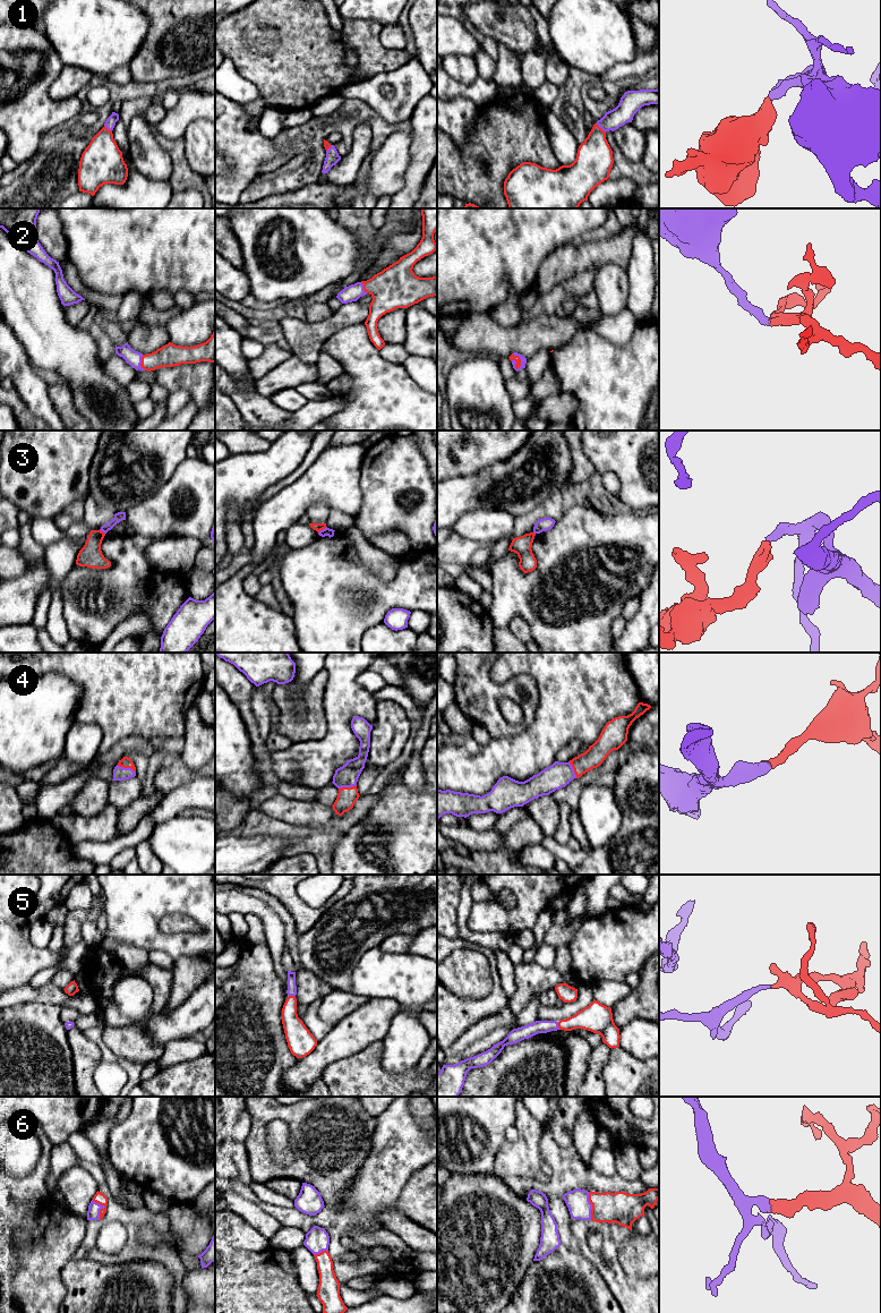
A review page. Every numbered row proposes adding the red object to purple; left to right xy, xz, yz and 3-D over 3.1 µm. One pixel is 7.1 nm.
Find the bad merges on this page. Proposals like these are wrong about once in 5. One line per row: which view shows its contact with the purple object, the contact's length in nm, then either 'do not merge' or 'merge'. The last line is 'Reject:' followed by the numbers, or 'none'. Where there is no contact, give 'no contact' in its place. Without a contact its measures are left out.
1: contact in yz; length 90 nm; merge
2: contact in yz; length 120 nm; merge
3: contact in xz; length 80 nm; do not merge
4: contact in xy; length 150 nm; merge
5: contact in yz; length 60 nm; merge
6: contact in xy; length 160 nm; merge
Reject: 3

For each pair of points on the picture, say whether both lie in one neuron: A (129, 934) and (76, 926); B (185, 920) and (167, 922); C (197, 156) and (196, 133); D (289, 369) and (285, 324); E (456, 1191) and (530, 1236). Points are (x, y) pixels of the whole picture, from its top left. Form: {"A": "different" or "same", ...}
{"A": "different", "B": "same", "C": "same", "D": "different", "E": "same"}

